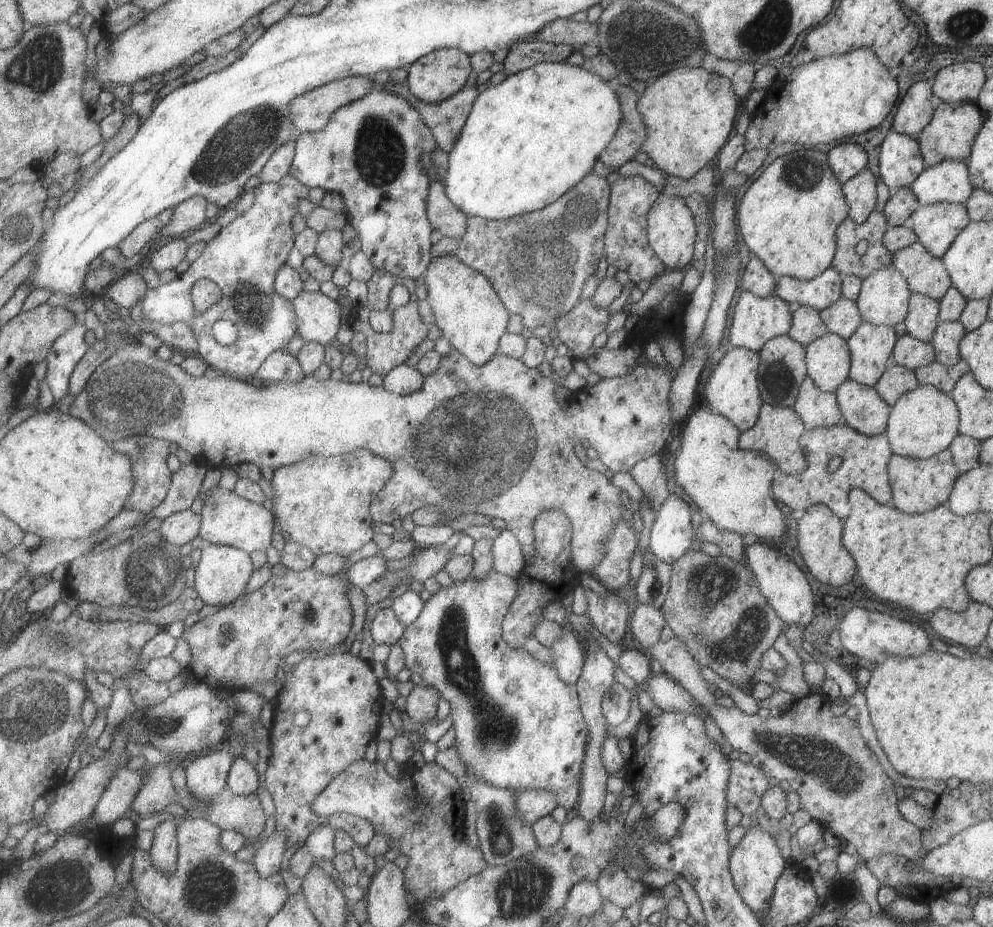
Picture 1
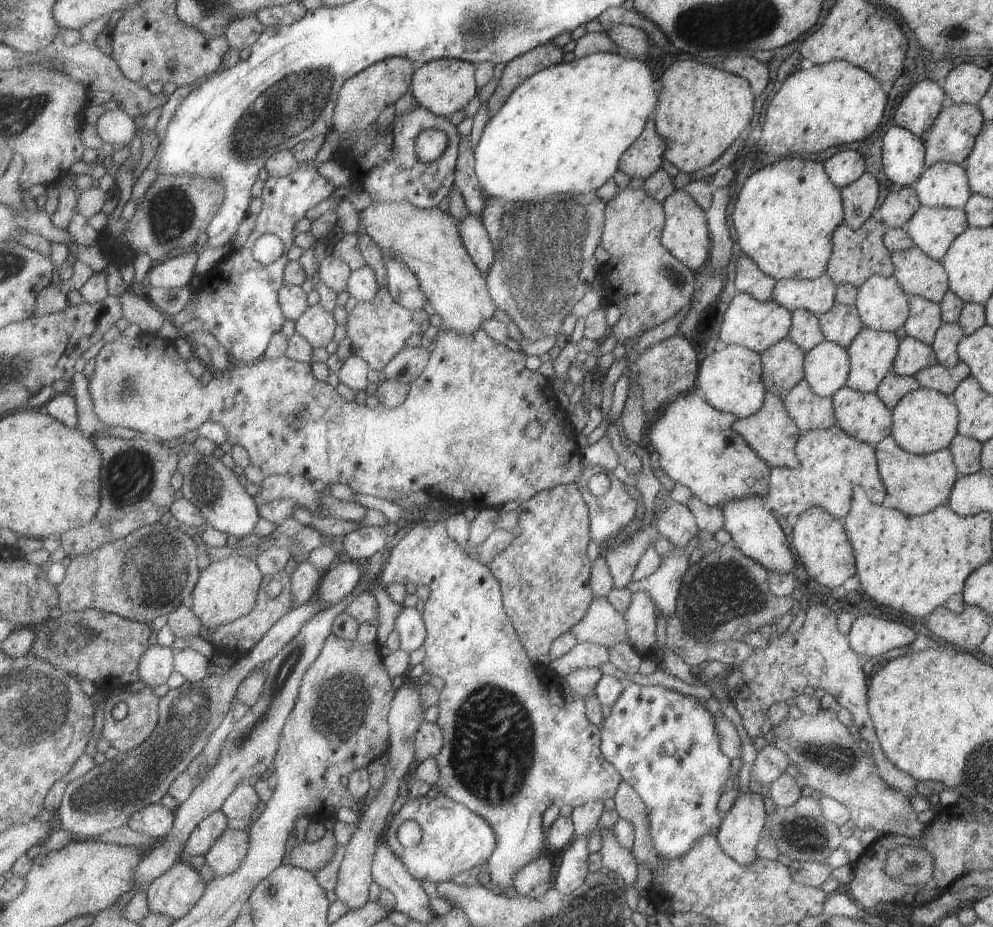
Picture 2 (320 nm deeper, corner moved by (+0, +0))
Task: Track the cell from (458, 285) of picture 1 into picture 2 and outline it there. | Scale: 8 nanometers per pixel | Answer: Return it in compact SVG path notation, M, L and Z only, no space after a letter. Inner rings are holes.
M377 201L363 210L361 222L363 231L373 238L382 251L402 260L420 278L431 306L442 318L439 329L450 328L460 333L476 333L485 320L493 317L498 306L494 296L491 296L488 278L475 264L463 242L460 222L449 210L443 211L438 207L422 209L407 201Z

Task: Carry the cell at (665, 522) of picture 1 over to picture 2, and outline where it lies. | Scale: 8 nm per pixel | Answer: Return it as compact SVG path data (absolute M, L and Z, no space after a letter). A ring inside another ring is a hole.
M674 547L671 554L660 557L660 565L647 578L629 586L629 590L645 591L655 603L656 610L666 620L676 614L676 600L683 573L687 570L687 558L683 549Z

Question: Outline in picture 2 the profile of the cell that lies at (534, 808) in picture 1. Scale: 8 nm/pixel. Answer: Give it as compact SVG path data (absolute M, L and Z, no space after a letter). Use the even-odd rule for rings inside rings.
M445 793L435 798L409 798L389 820L385 840L416 879L426 878L437 884L451 881L457 874L475 866L485 867L498 845L497 835L488 820ZM406 820L416 820L424 830L423 842L413 847L403 846L397 838L399 826Z

